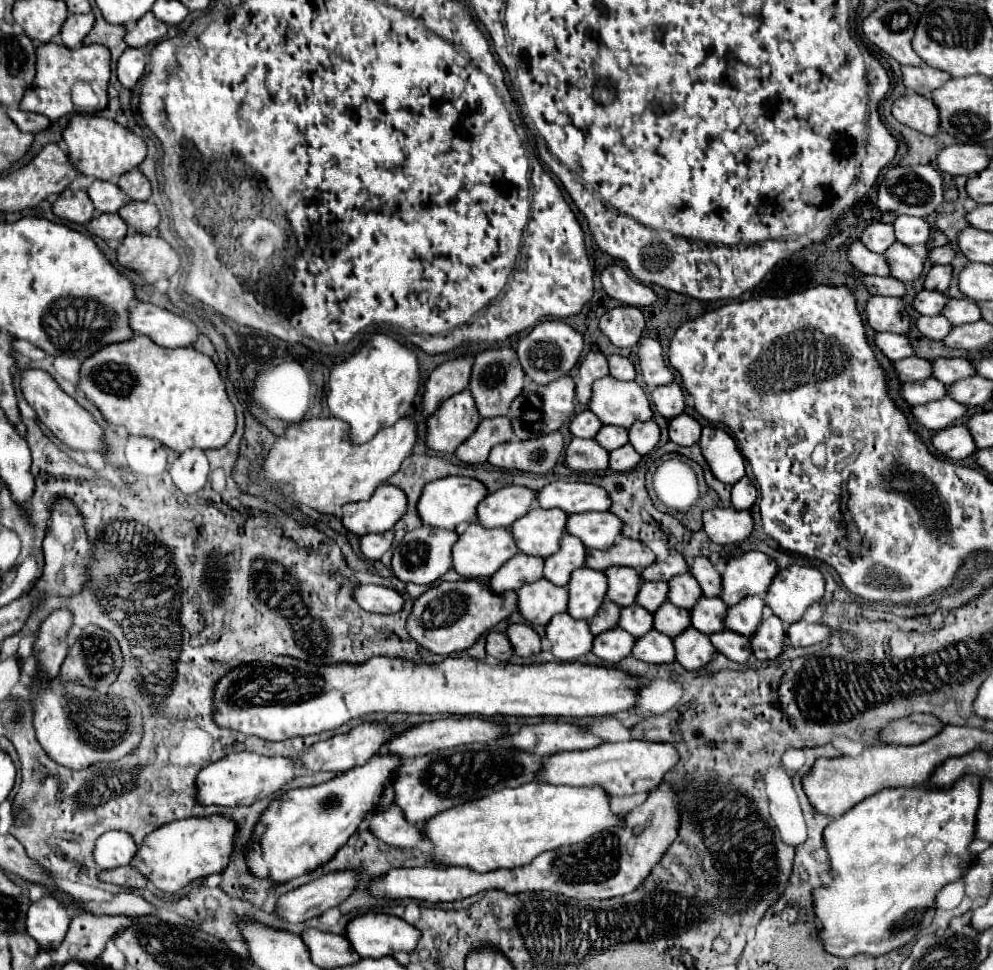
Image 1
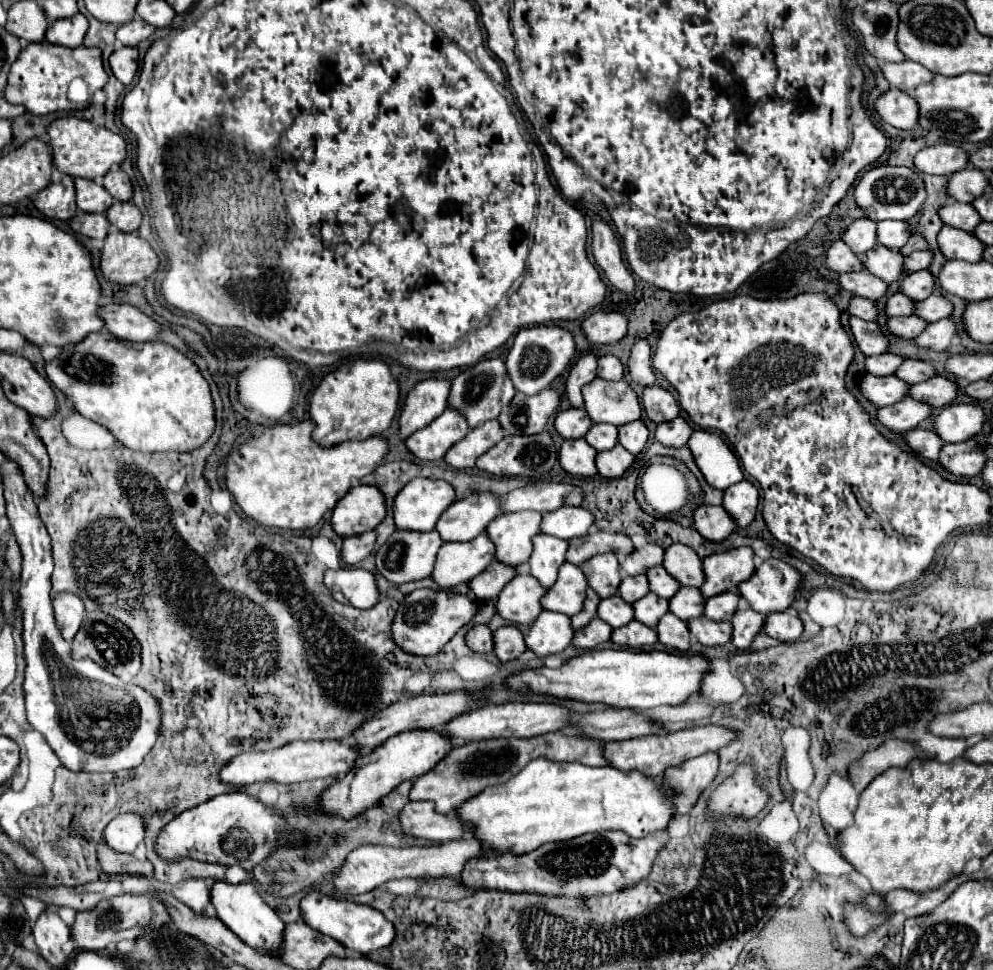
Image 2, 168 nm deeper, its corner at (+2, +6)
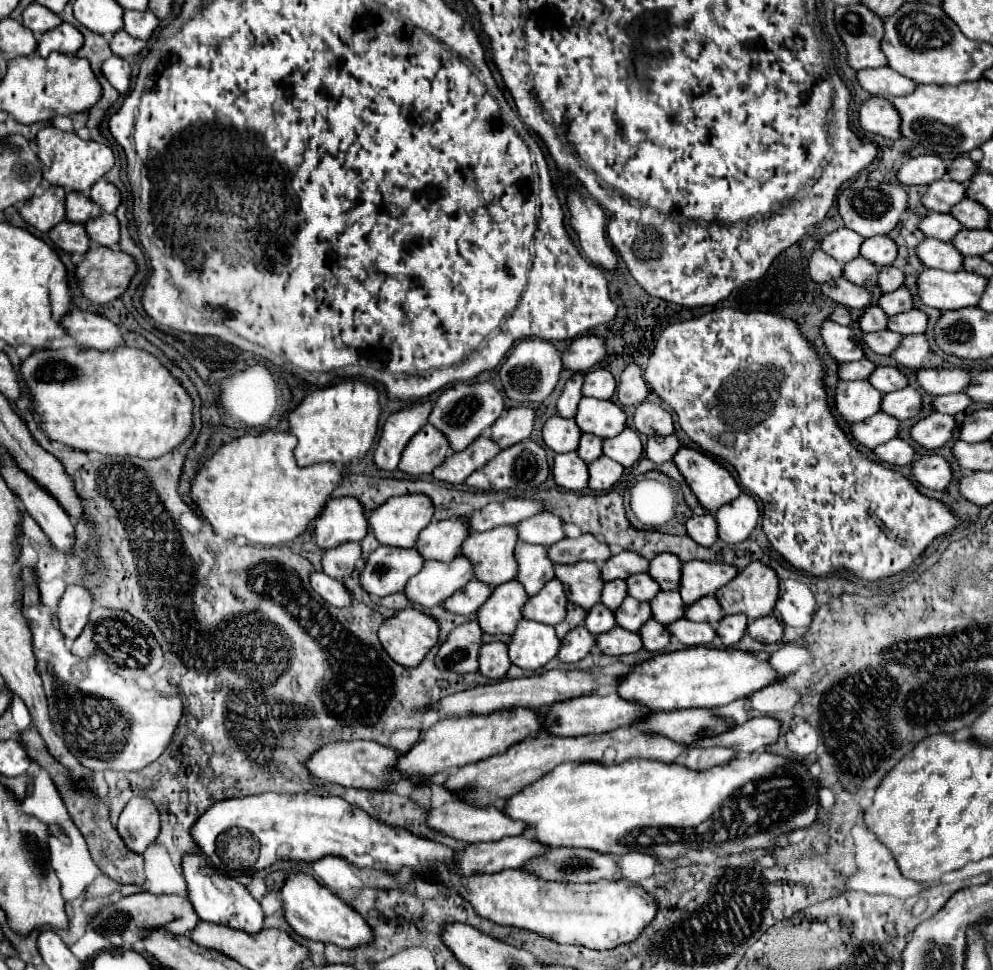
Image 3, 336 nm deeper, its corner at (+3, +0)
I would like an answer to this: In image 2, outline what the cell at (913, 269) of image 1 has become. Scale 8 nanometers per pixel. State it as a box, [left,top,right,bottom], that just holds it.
[863,245,903,283]

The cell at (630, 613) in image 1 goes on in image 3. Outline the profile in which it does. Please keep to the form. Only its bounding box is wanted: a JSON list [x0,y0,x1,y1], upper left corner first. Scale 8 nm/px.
[584,603,618,635]

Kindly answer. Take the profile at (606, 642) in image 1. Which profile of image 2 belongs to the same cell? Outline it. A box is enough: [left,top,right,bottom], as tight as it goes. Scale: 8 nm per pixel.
[571,617,613,649]

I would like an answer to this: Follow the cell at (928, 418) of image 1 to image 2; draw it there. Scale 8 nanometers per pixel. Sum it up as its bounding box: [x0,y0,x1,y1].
[877,399,931,431]

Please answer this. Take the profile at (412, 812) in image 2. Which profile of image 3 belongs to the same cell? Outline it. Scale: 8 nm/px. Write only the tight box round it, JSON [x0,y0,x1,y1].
[426,783,524,843]

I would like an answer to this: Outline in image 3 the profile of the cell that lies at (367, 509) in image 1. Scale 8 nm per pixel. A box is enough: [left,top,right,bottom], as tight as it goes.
[314,497,368,549]

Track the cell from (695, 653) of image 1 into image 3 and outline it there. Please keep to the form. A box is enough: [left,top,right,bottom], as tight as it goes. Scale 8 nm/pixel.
[638,619,672,653]

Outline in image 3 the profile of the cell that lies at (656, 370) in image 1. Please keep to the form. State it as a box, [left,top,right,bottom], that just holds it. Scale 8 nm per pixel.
[616,363,648,407]

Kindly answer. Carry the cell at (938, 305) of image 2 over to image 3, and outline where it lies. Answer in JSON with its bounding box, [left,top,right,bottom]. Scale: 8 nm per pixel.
[888,309,928,335]

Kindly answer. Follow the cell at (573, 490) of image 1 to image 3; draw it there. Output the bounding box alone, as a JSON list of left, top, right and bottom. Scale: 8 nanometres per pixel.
[468,499,544,531]

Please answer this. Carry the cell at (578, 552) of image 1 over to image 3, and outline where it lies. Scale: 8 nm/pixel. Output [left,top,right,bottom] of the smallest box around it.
[516,541,554,597]

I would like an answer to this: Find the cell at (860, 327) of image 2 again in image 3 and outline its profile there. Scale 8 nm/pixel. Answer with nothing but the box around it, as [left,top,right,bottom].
[822,321,866,363]

